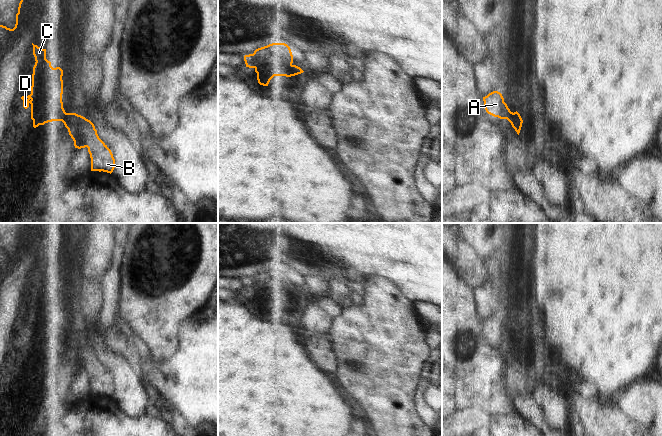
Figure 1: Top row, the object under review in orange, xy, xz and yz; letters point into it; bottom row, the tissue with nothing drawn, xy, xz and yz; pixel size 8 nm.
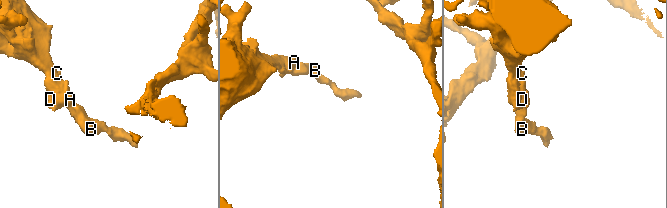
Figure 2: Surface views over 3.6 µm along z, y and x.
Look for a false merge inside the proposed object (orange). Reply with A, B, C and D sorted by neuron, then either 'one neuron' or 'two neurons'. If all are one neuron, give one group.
A B C D; one neuron

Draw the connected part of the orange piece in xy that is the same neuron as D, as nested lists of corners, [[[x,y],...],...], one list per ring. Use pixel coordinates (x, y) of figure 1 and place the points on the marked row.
[[[33,45],[35,65],[32,74],[31,94],[22,96],[23,107],[31,107],[33,127],[52,121],[62,121],[74,141],[75,148],[88,148],[91,171],[112,173],[115,159],[111,150],[99,138],[94,124],[76,113],[66,113],[63,108],[63,70],[53,68],[46,59],[46,49]]]

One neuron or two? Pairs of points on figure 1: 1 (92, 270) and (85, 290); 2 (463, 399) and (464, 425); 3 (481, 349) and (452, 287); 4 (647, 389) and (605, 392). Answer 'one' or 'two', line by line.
1: two
2: two
3: one
4: two

